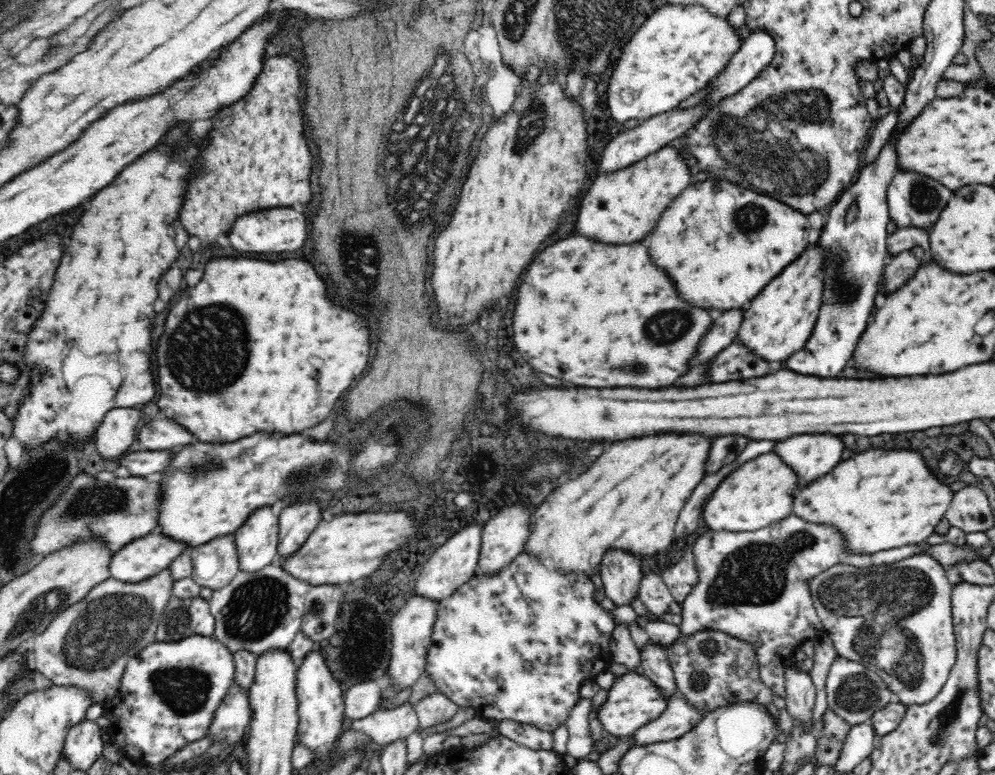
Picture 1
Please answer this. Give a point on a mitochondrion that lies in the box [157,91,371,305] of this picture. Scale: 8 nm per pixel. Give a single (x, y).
(345, 245)

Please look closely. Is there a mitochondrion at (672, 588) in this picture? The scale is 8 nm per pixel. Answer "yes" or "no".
no

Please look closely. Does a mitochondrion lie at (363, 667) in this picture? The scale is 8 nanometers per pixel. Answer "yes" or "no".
no

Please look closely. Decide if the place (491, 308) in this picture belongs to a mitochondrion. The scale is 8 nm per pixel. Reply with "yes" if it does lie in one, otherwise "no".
no

